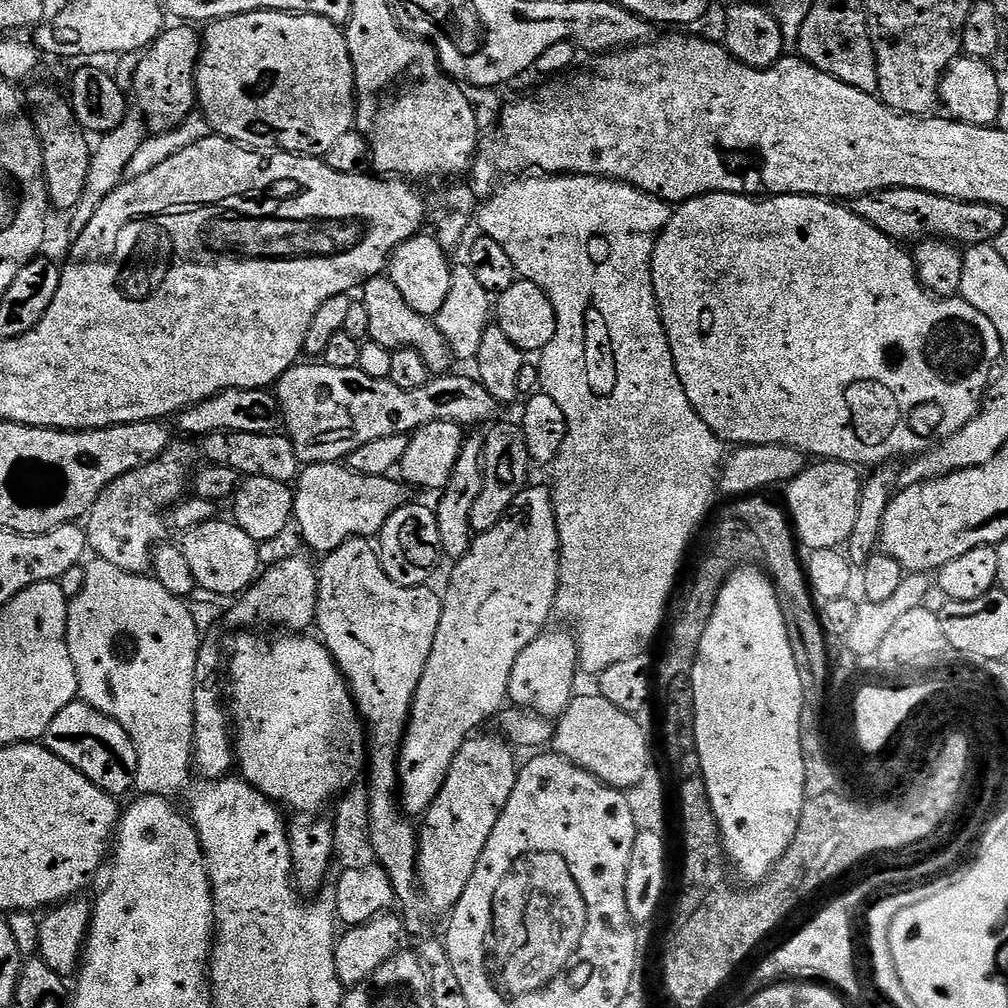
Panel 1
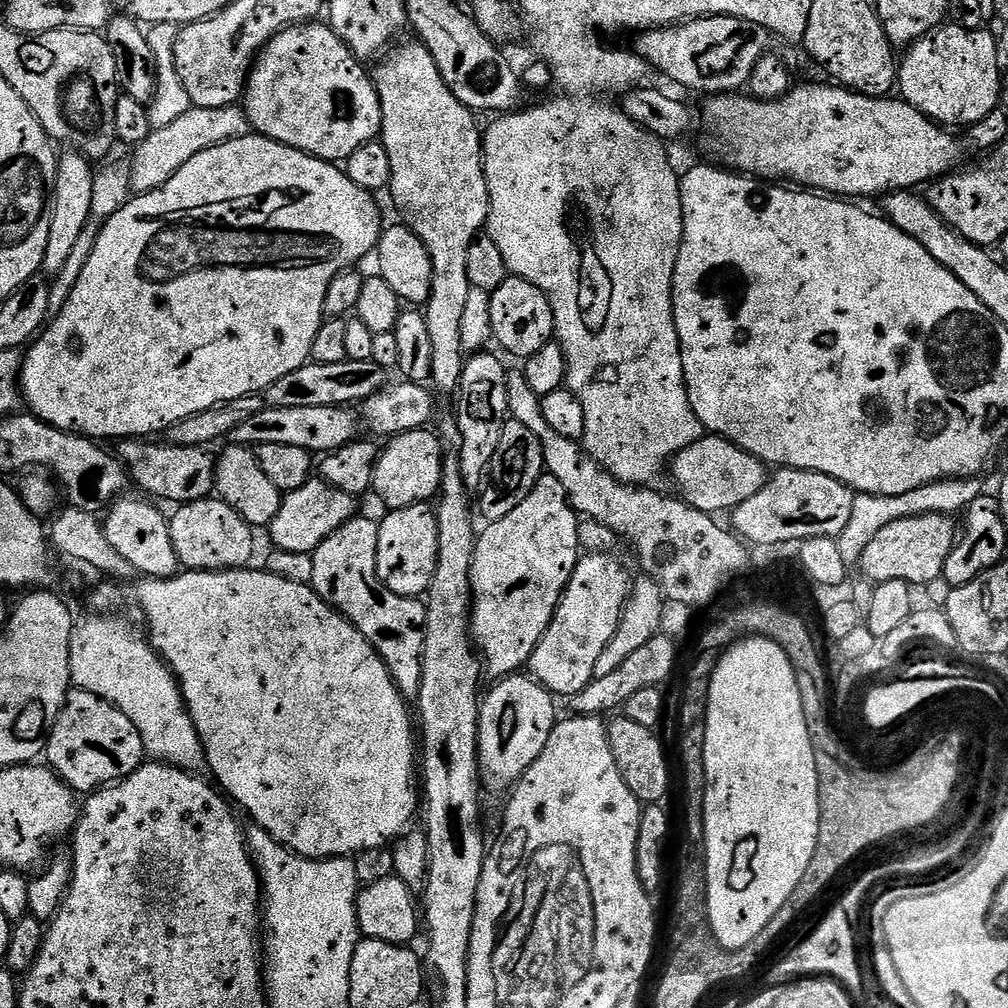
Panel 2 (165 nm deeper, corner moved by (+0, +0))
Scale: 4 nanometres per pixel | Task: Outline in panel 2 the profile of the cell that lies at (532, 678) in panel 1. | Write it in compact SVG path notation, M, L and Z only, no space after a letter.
M603 551L581 555L570 582L560 596L546 634L540 636L526 668L532 679L552 693L553 697L571 698L579 694L594 679L594 666L598 657L616 633L620 616L630 595L628 572Z

